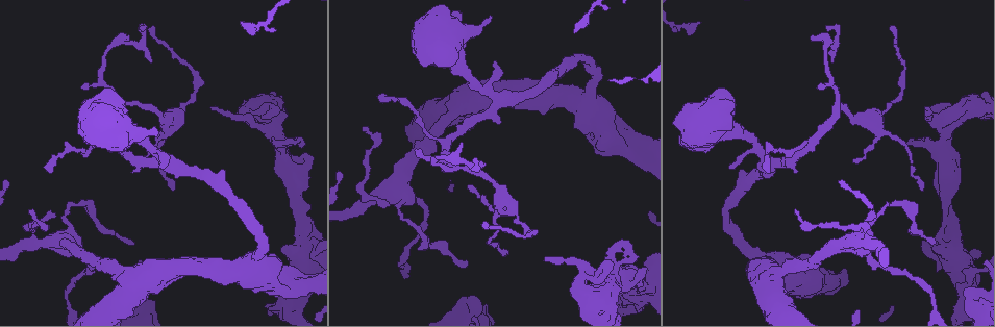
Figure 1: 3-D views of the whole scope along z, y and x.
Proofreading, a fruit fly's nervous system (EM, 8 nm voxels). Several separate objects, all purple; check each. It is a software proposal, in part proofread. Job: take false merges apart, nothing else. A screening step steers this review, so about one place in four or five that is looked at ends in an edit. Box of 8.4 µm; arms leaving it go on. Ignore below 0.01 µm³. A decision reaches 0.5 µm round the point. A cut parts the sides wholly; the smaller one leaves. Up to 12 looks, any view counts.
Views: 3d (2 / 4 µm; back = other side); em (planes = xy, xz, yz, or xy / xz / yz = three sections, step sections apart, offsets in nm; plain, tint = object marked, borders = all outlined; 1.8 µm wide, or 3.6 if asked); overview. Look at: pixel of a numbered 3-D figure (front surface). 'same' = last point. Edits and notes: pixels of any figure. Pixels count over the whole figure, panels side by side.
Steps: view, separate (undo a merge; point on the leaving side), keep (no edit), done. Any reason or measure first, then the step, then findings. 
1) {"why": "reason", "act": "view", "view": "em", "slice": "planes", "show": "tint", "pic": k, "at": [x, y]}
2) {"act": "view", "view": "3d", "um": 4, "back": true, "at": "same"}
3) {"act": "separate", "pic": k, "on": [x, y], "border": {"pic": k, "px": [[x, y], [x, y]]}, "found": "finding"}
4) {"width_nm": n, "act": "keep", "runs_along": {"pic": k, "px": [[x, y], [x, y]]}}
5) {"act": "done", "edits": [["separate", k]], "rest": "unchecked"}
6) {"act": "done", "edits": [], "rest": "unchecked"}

{"why": "sharp bend", "act": "view", "view": "3d", "um": 2, "pic": 1, "at": [765, 149]}

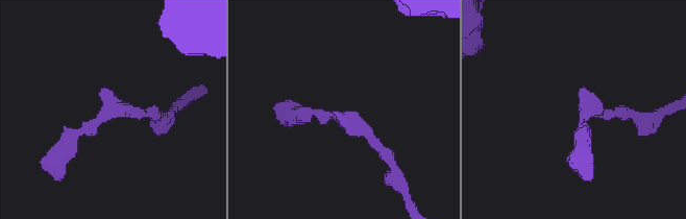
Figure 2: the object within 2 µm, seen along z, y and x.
{"act": "view", "view": "em", "slice": "planes", "show": "tint", "pic": 2, "at": [108, 110]}

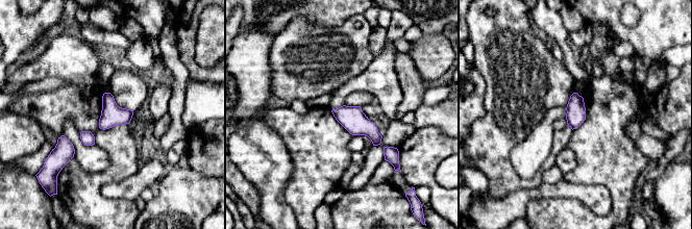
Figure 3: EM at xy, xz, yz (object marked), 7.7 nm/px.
{"act": "keep", "found": "continuous, no second cell"}

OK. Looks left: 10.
{"why": "three arms meet", "act": "view", "view": "3d", "um": 4, "pic": 1, "at": [37, 240]}

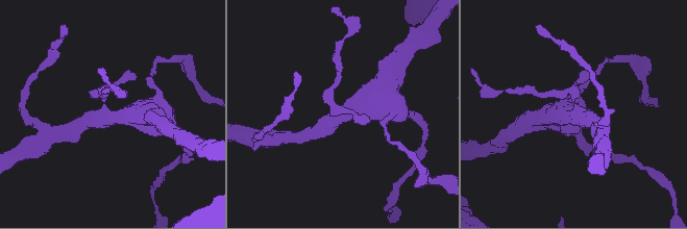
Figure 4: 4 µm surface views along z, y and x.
{"why": "need the tissue", "act": "view", "view": "em", "slice": "planes", "show": "tint", "pic": 4, "at": [338, 109]}

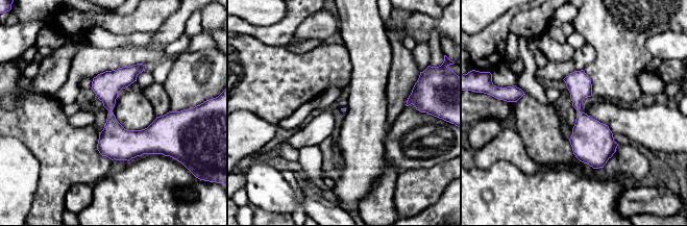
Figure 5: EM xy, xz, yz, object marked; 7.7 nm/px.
{"act": "keep", "runs_along": {"pic": 5, "px": [[95, 80], [125, 136], [173, 115]]}, "found": "all the same cell"}

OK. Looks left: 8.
{"why": "sudden change in width", "act": "view", "view": "3d", "um": 4, "pic": 1, "at": [973, 303]}

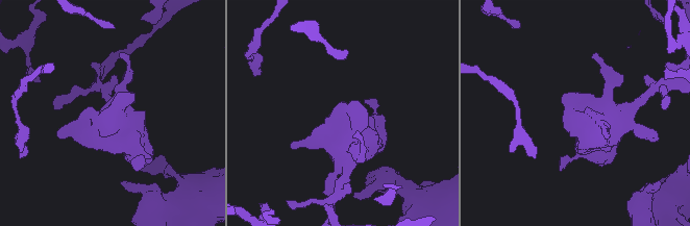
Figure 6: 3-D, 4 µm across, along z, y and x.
{"why": "now the EM", "act": "view", "view": "em", "slice": "planes", "show": "plain", "pic": 6, "at": [117, 110]}

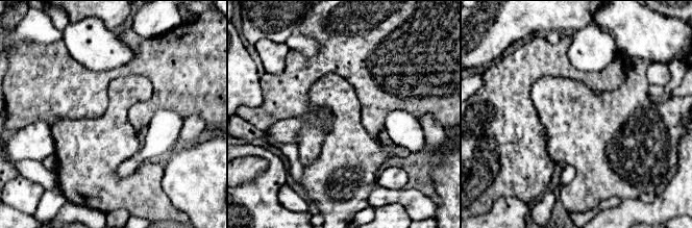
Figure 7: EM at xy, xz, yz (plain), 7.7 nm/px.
{"act": "view", "view": "em", "slice": "planes", "show": "tint", "at": "same"}

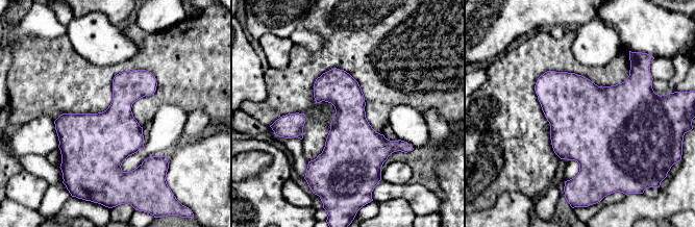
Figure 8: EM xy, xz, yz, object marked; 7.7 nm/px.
{"act": "keep", "found": "one cell here"}

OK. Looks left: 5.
{"why": "arms run side by side", "act": "view", "view": "em", "slice": "planes", "show": "tint", "pic": 1, "at": [958, 112]}

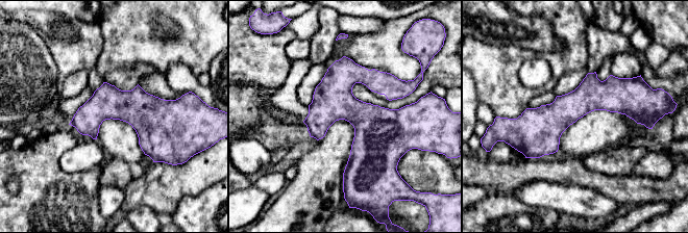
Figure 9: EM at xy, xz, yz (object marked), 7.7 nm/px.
{"act": "keep", "runs_along": {"pic": 9, "px": [[641, 111], [581, 101], [516, 122]]}, "found": "one cell here"}

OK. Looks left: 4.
{"why": "thick turns thin", "act": "view", "view": "3d", "um": 4, "pic": 1, "at": [283, 286]}

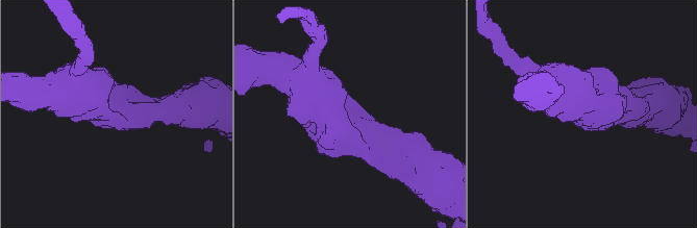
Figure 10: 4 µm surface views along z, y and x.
{"act": "view", "view": "em", "slice": "xz", "step": 16, "show": "tint", "pic": 10, "at": [117, 114]}

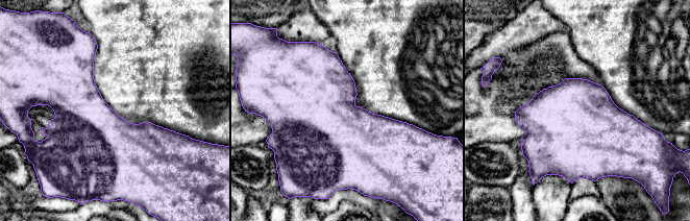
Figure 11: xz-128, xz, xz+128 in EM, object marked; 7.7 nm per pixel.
{"act": "view", "view": "em", "slice": "xy", "step": 8, "show": "tint", "at": "same"}

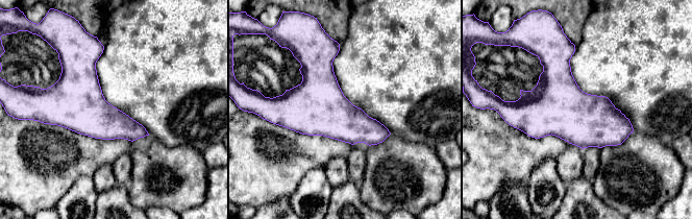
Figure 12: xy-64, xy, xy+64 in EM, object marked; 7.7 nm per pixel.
{"act": "keep", "found": "all the same cell"}

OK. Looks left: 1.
{"act": "done", "edits": [], "rest": "unchecked"}

